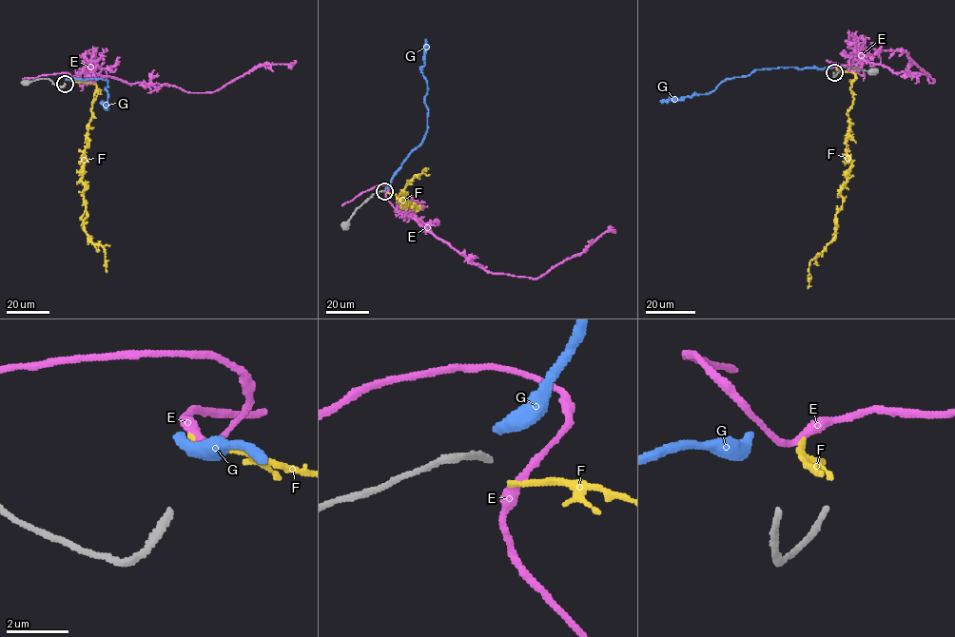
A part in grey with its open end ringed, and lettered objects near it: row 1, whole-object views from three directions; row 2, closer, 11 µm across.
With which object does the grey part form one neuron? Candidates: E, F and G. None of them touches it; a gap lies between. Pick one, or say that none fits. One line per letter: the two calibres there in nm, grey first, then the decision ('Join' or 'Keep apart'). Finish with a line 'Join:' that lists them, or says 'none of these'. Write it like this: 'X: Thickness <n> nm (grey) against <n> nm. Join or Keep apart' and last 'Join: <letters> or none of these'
E: Thickness 220 nm (grey) against 240 nm. Keep apart
F: Thickness 220 nm (grey) against 180 nm. Join
G: Thickness 220 nm (grey) against 600 nm. Keep apart
Join: F

